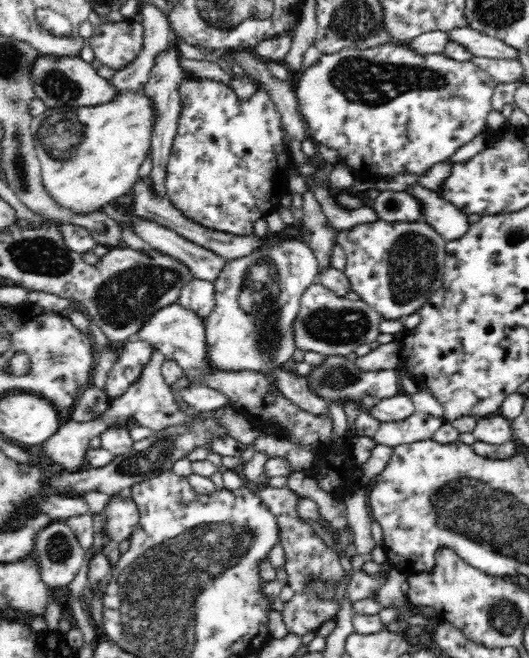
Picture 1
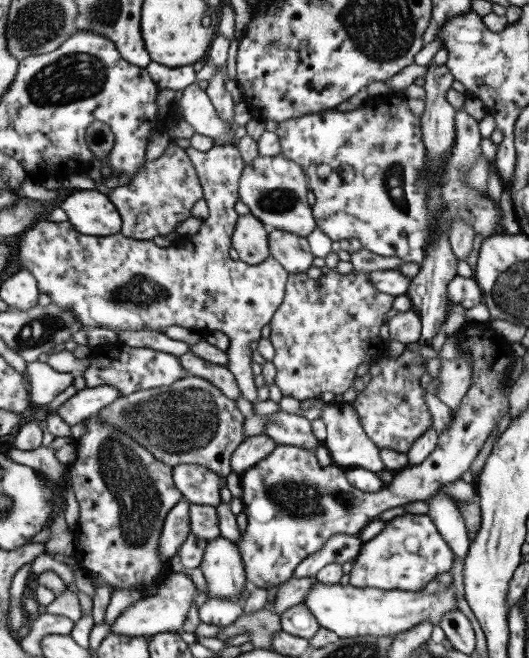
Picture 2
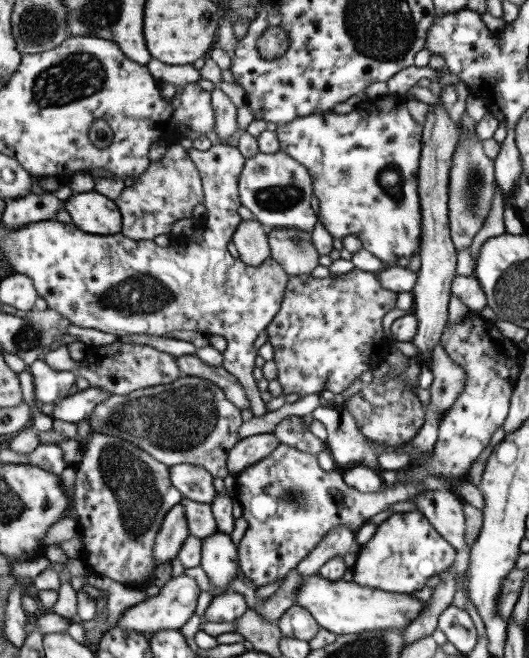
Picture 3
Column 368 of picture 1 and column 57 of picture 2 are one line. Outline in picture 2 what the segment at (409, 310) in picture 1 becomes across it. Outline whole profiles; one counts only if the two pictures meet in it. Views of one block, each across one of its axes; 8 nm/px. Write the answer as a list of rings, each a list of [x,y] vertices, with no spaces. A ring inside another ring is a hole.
[[[213,146],[210,150],[206,152],[200,152],[194,150],[193,148],[185,148],[185,154],[189,157],[189,160],[192,162],[193,168],[195,169],[197,178],[199,179],[201,188],[202,188],[202,198],[206,202],[208,208],[207,218],[201,221],[201,226],[199,226],[199,232],[195,232],[191,236],[193,242],[187,244],[187,248],[183,248],[183,266],[177,266],[181,268],[181,271],[166,271],[165,264],[169,268],[169,252],[177,252],[179,248],[173,248],[169,250],[169,247],[159,247],[156,246],[152,239],[149,240],[137,240],[133,238],[127,238],[125,235],[122,235],[120,232],[117,234],[112,234],[106,237],[91,236],[86,234],[78,233],[69,222],[49,222],[45,219],[41,219],[34,226],[31,226],[28,230],[20,232],[18,236],[13,238],[12,248],[13,252],[17,254],[17,260],[19,260],[19,266],[21,269],[27,270],[29,274],[33,275],[33,278],[36,282],[36,287],[39,289],[41,294],[47,294],[50,298],[50,303],[58,306],[60,310],[68,310],[71,314],[74,314],[76,321],[83,325],[85,329],[99,327],[99,328],[108,328],[113,330],[113,332],[123,332],[125,330],[156,330],[161,332],[163,328],[167,326],[182,326],[187,329],[192,330],[205,330],[205,331],[215,331],[218,330],[227,336],[230,346],[227,354],[227,364],[226,368],[231,372],[231,375],[236,381],[237,388],[240,392],[243,399],[254,403],[257,401],[257,392],[255,392],[255,384],[253,383],[253,375],[251,372],[251,354],[252,350],[249,350],[249,343],[251,341],[257,342],[260,338],[261,328],[265,326],[273,316],[273,313],[277,310],[277,307],[280,305],[282,298],[284,297],[284,286],[286,283],[286,278],[288,277],[288,272],[283,270],[283,267],[271,256],[269,255],[265,261],[258,262],[256,265],[249,265],[248,263],[241,262],[238,260],[233,260],[229,257],[230,238],[232,235],[232,230],[234,229],[238,214],[235,212],[234,206],[238,201],[238,180],[244,167],[244,162],[239,155],[238,150],[234,146]]]

